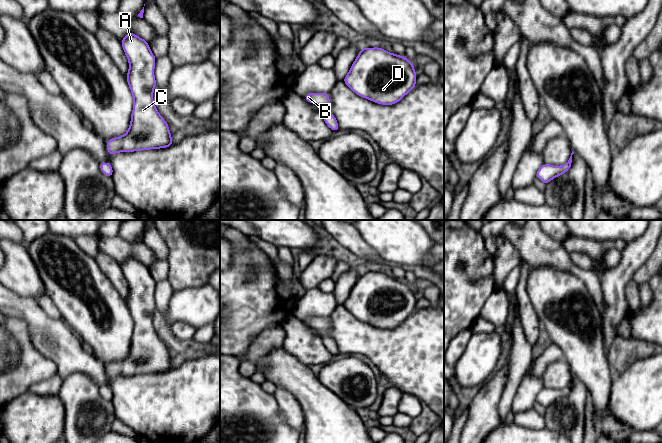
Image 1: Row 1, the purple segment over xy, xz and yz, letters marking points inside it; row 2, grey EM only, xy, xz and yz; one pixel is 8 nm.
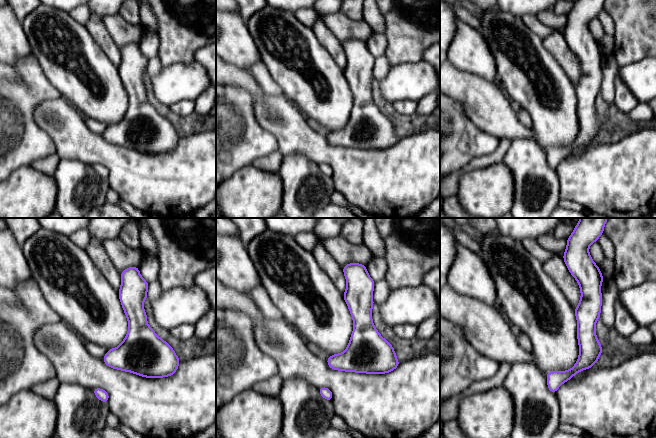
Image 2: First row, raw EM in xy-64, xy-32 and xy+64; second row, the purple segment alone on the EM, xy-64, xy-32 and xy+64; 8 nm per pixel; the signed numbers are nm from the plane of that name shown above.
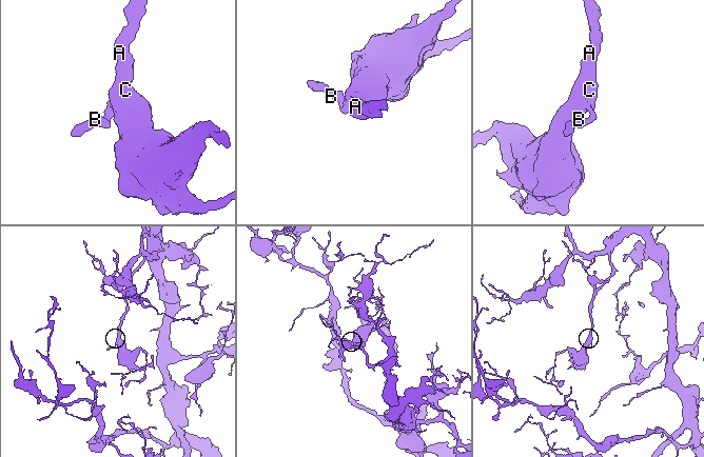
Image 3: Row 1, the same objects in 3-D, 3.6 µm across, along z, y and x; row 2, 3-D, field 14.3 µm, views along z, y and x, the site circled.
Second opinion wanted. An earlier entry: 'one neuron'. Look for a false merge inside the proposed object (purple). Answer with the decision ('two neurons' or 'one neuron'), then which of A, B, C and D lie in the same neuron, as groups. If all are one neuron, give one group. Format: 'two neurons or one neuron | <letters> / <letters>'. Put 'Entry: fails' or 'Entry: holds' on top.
Entry: holds
one neuron | A B C D

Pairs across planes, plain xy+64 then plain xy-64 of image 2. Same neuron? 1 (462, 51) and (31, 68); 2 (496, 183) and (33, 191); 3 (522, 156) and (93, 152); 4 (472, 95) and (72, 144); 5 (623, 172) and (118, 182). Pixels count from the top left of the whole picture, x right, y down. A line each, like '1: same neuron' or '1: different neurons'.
1: different neurons
2: same neuron
3: different neurons
4: same neuron
5: same neuron

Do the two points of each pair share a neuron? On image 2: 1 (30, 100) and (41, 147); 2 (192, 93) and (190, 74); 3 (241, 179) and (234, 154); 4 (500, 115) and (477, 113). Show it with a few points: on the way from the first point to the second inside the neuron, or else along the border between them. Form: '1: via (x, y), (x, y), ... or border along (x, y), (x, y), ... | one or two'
1: via (27, 112), (27, 133), (29, 135) | one
2: via (190, 88), (190, 79) | one
3: border along (251, 164), (236, 170), (226, 180) | two
4: via (494, 115), (492, 113), (483, 113) | one

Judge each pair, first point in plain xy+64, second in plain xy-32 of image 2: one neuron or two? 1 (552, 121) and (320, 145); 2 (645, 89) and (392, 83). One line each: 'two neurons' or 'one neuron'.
1: two neurons
2: one neuron

